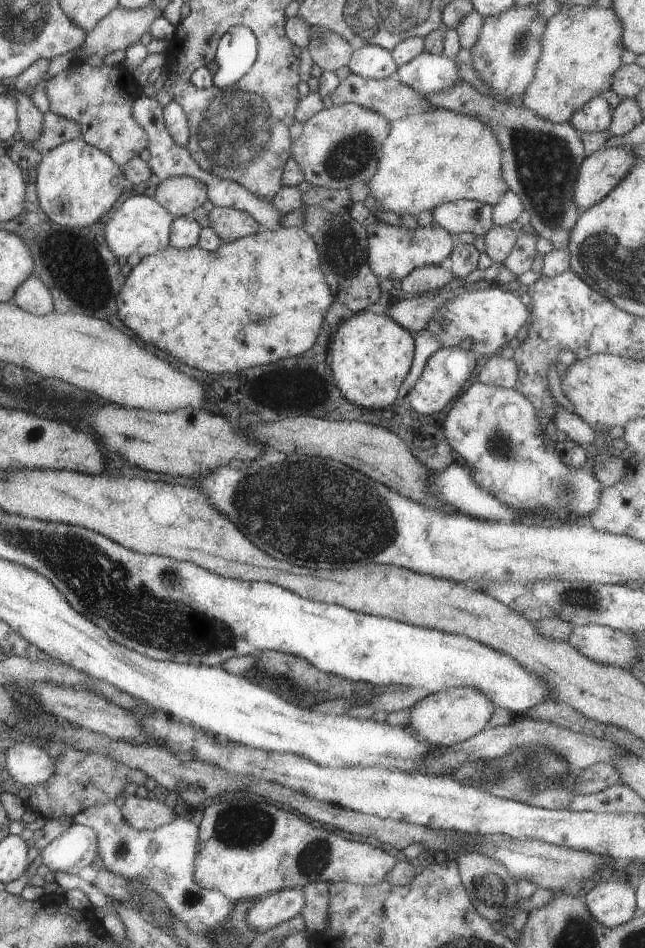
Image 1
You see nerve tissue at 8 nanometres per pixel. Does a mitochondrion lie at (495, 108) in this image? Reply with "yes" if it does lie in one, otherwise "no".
no

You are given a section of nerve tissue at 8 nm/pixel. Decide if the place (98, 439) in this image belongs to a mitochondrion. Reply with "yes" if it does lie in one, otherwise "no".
no

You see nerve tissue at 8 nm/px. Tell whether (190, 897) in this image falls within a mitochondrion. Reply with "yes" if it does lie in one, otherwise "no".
yes

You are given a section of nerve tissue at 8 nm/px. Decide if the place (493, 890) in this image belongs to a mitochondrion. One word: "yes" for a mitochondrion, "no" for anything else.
yes

